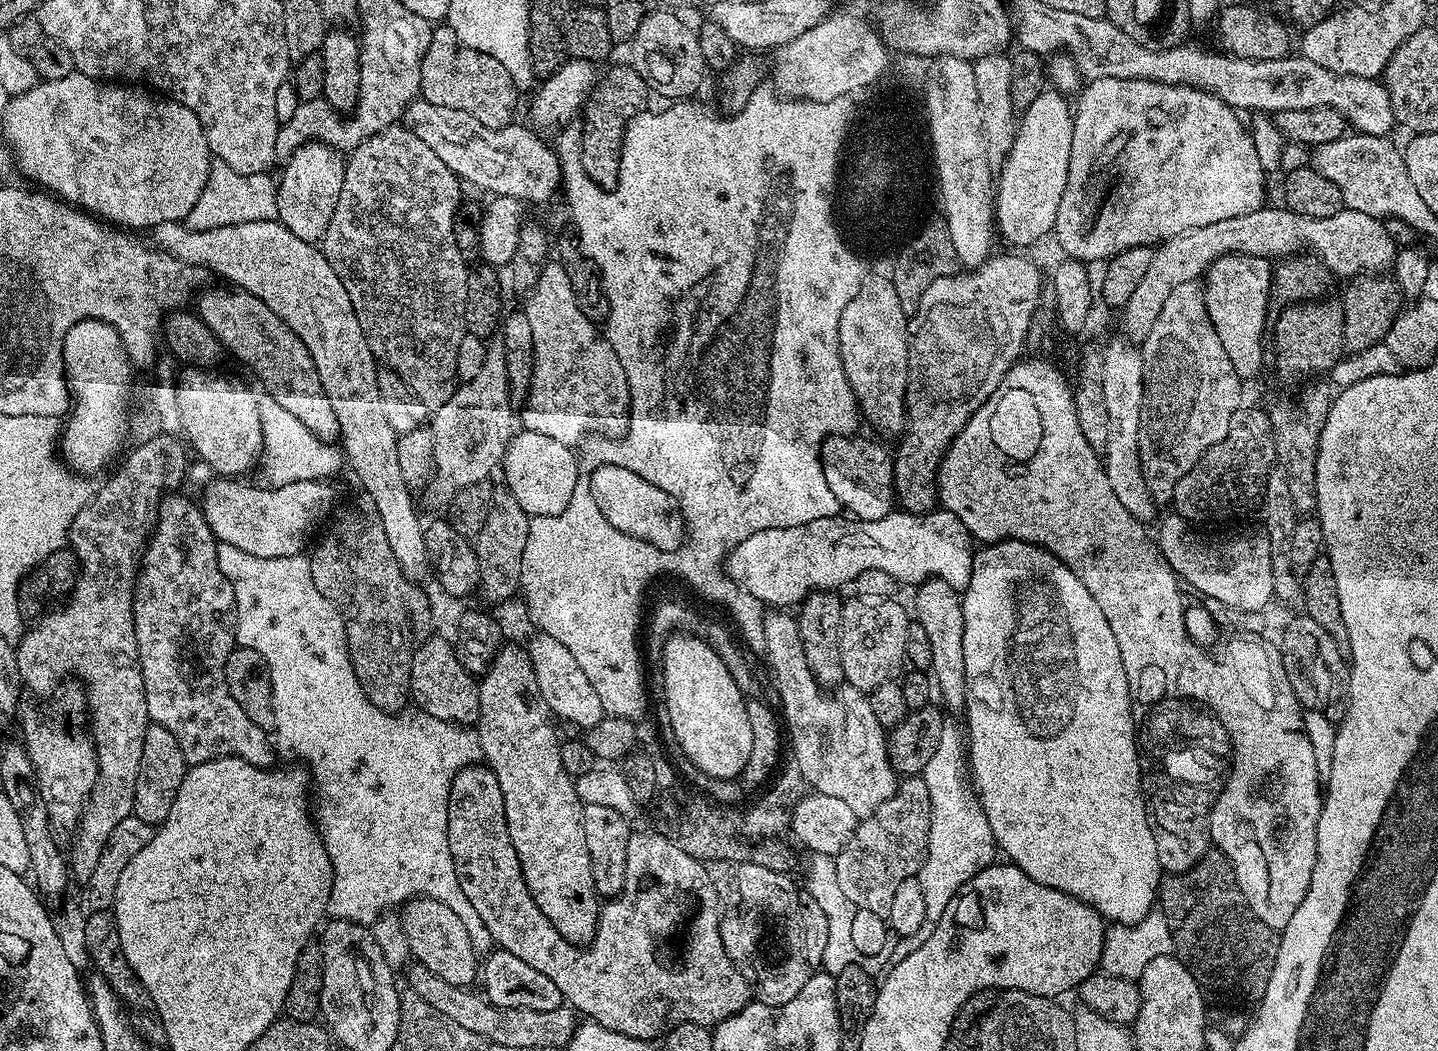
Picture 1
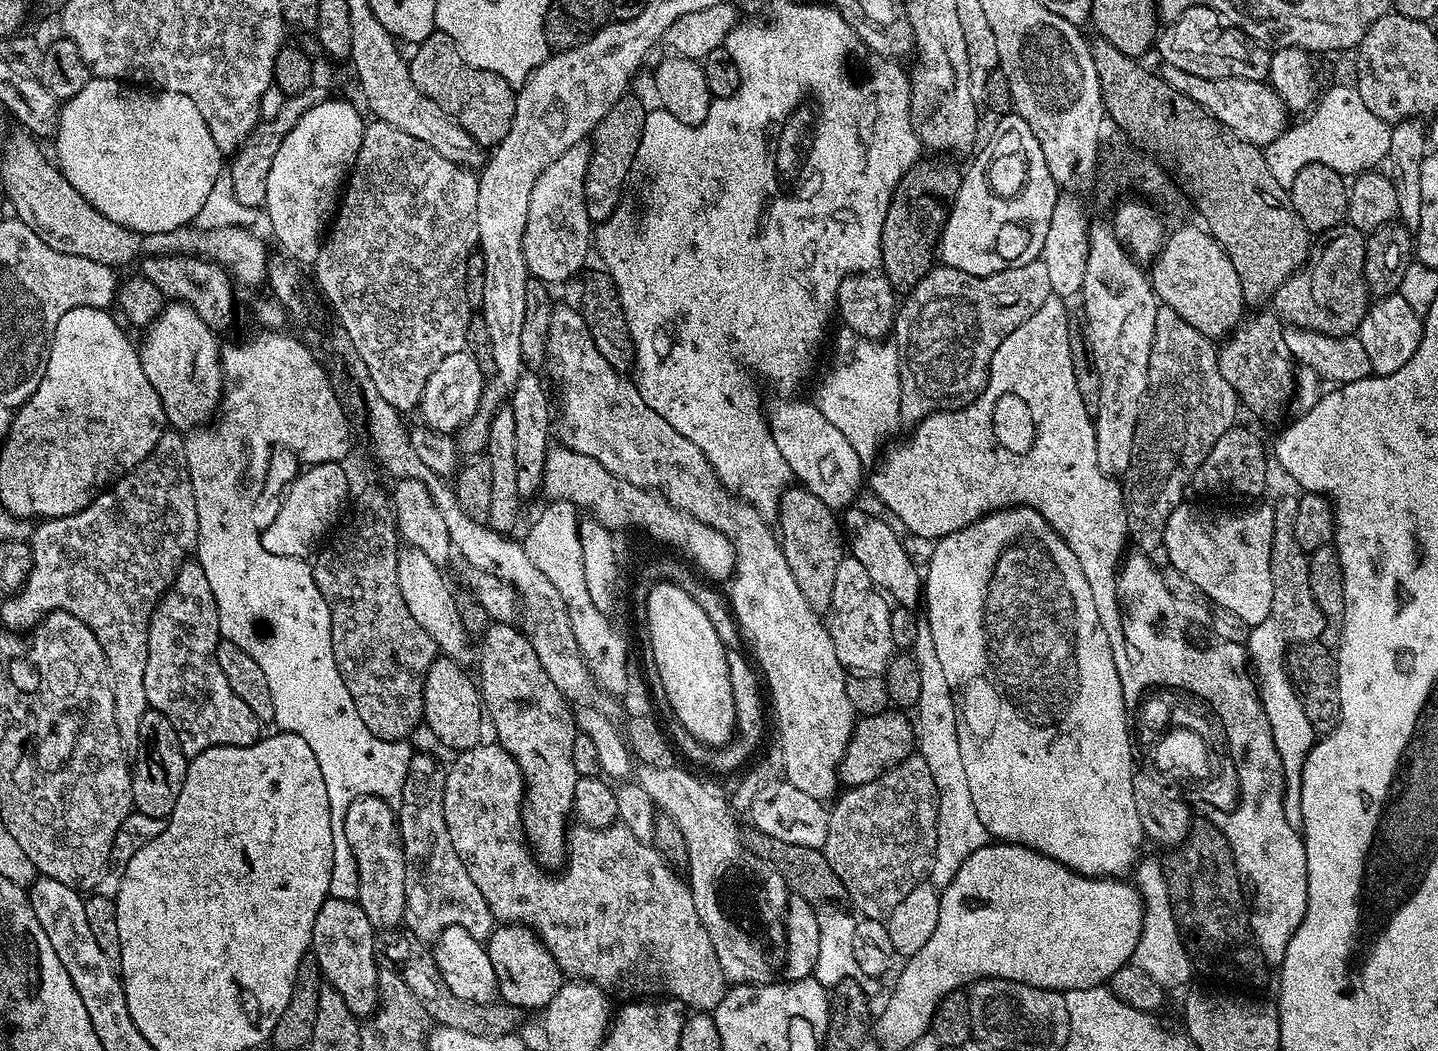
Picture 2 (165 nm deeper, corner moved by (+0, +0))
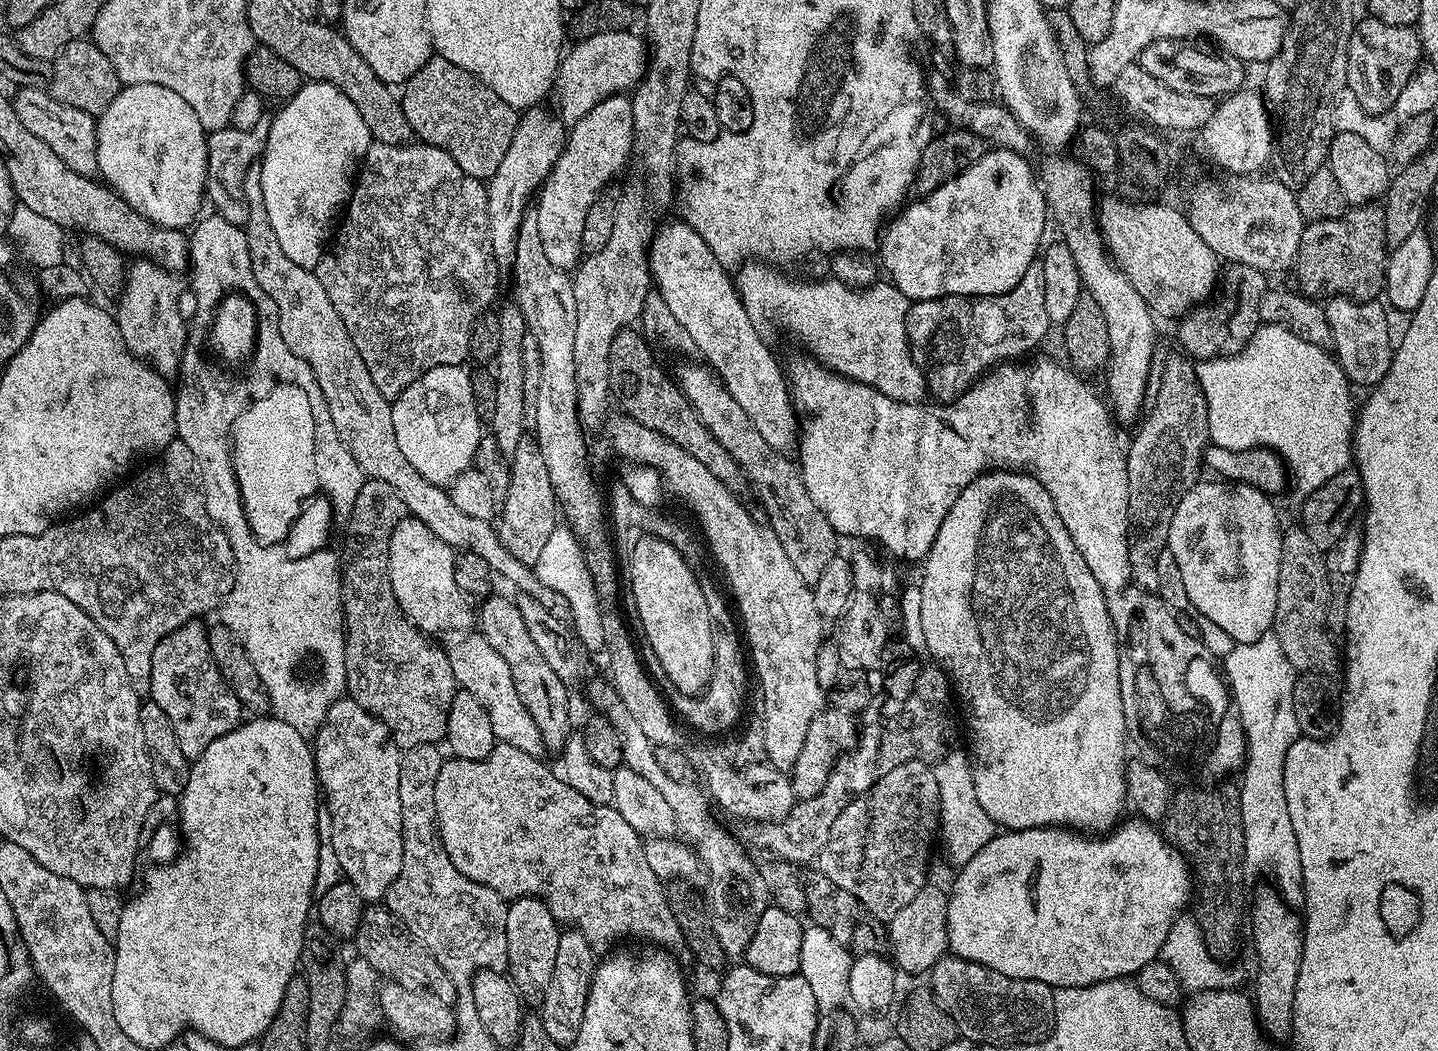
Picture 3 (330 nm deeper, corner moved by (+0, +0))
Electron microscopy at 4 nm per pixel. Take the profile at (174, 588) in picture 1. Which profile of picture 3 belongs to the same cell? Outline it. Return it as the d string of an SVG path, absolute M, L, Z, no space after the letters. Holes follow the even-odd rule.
M199 619L178 626L158 646L154 646L152 673L150 674L151 703L166 710L170 726L178 738L182 754L194 762L222 734L230 734L242 722L242 709L238 698L226 686L214 658L210 654L208 628Z

